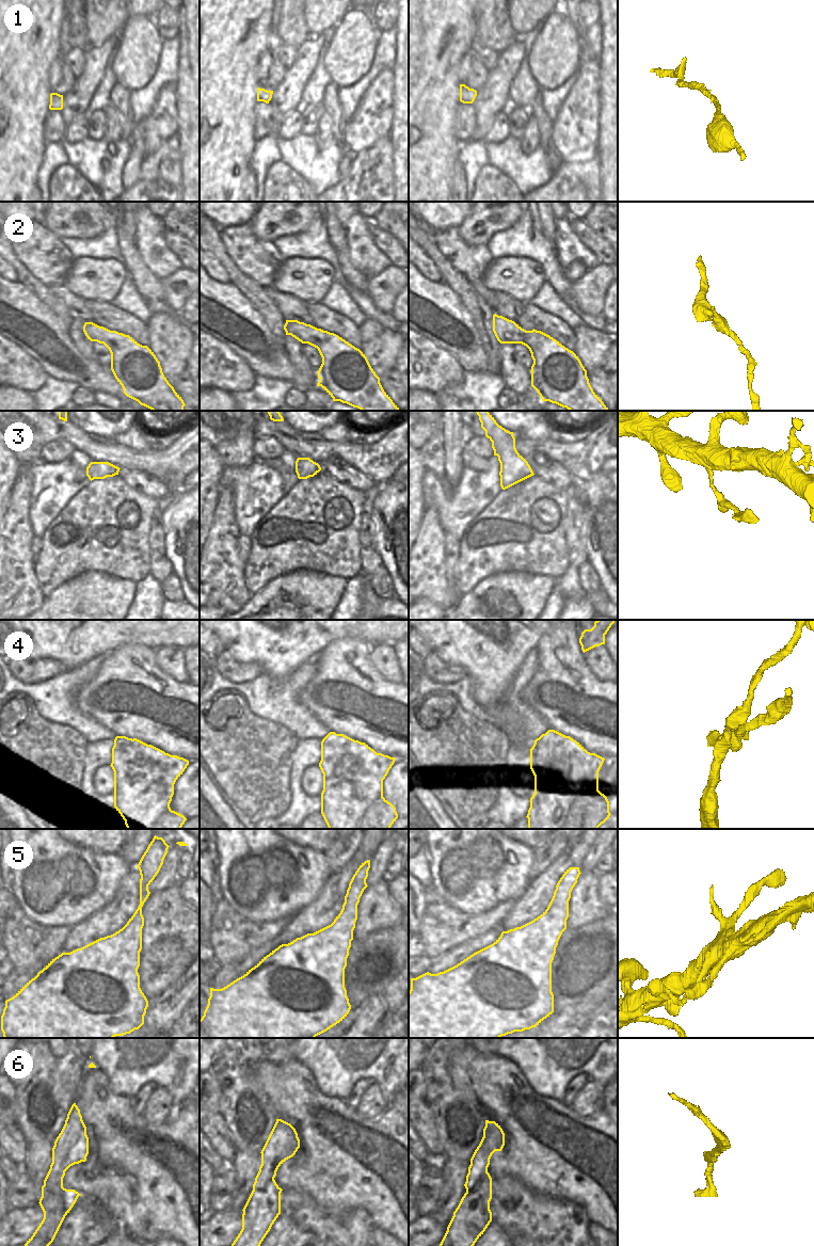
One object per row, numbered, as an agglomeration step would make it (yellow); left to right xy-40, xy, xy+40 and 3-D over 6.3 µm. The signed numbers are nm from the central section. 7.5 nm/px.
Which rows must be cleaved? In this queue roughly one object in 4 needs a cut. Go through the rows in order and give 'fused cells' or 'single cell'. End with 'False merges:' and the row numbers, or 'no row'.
1: single cell
2: single cell
3: fused cells
4: fused cells
5: single cell
6: single cell
False merges: 3, 4

